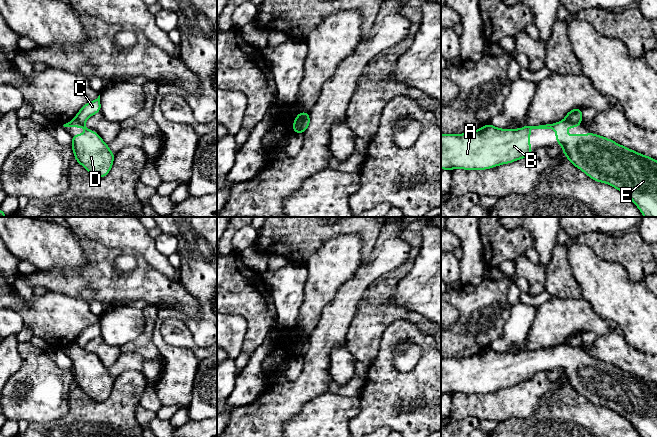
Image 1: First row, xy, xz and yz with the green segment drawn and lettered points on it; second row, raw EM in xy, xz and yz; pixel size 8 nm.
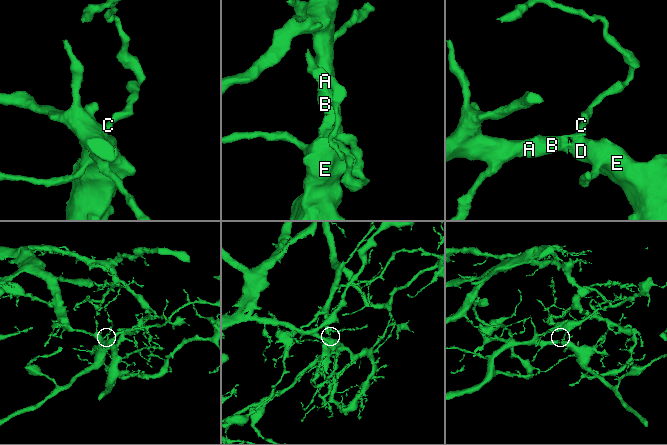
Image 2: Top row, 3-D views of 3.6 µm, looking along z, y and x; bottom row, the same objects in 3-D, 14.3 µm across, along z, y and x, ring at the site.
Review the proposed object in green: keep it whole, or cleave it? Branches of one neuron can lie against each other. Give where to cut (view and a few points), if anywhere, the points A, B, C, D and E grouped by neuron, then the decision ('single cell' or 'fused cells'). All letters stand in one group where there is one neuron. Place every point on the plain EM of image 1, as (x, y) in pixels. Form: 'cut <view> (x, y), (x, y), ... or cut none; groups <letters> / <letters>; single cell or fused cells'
cut xz (308, 340), (301, 349), (299, 356); groups A B D E / C; fused cells

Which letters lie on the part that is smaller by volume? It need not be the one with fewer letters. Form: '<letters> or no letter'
C

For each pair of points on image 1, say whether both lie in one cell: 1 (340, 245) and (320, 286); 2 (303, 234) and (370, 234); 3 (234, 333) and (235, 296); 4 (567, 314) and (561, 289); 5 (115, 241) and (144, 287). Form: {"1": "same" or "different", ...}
{"1": "same", "2": "same", "3": "different", "4": "different", "5": "different"}

